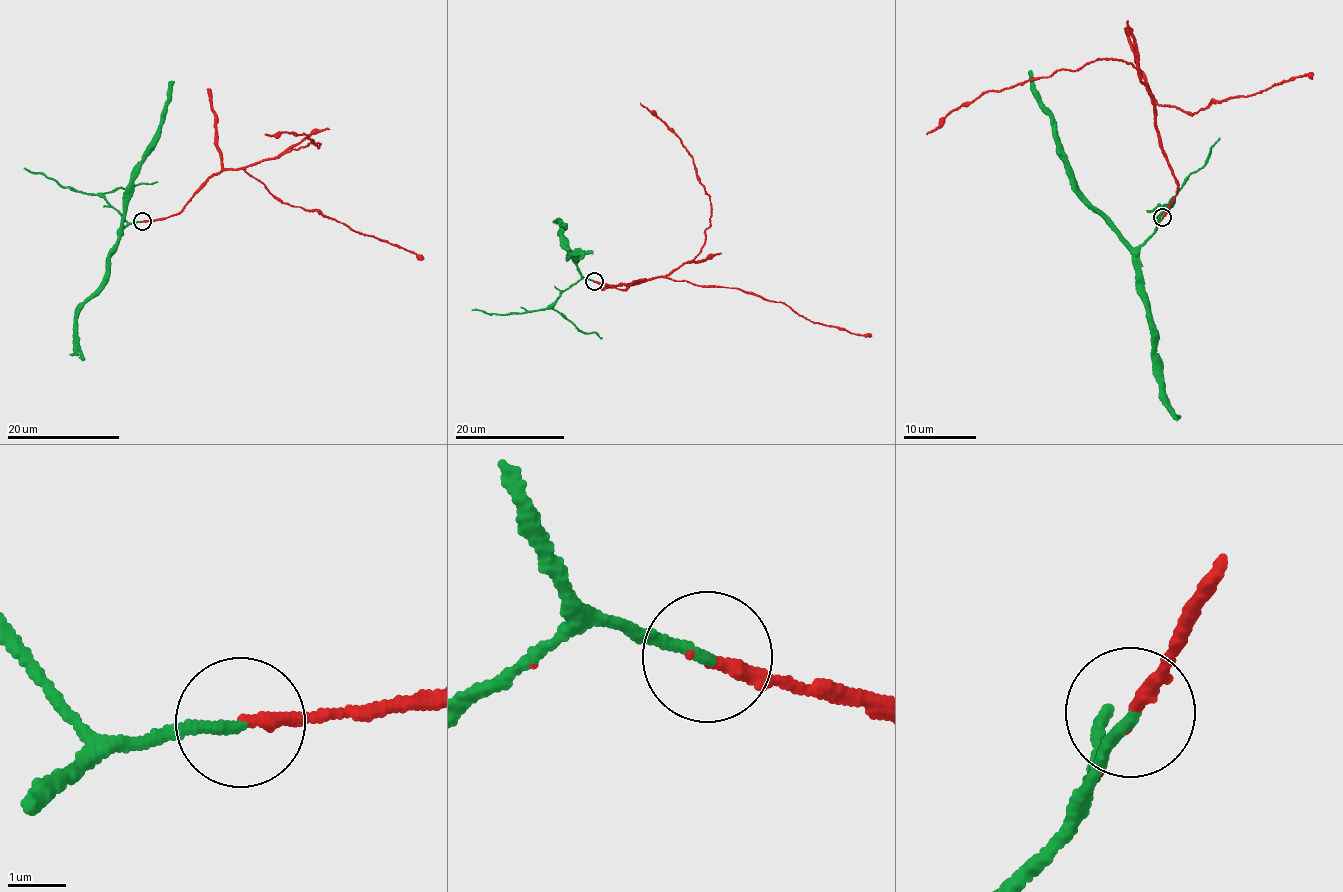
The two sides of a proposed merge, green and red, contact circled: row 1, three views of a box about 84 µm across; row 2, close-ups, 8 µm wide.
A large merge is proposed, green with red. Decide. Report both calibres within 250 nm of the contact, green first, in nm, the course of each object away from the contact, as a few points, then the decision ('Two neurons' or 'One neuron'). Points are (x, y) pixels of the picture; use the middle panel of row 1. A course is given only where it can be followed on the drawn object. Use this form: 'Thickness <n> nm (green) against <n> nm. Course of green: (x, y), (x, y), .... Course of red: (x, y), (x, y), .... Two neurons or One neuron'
Thickness 180 nm (green) against 220 nm. Course of green: (594, 280), (582, 277), (561, 232), (559, 234), (564, 228), (557, 223). Course of red: (594, 280), (624, 290), (639, 280), (665, 277), (695, 256), (710, 222), (711, 197), (692, 156), (640, 103). One neuron

